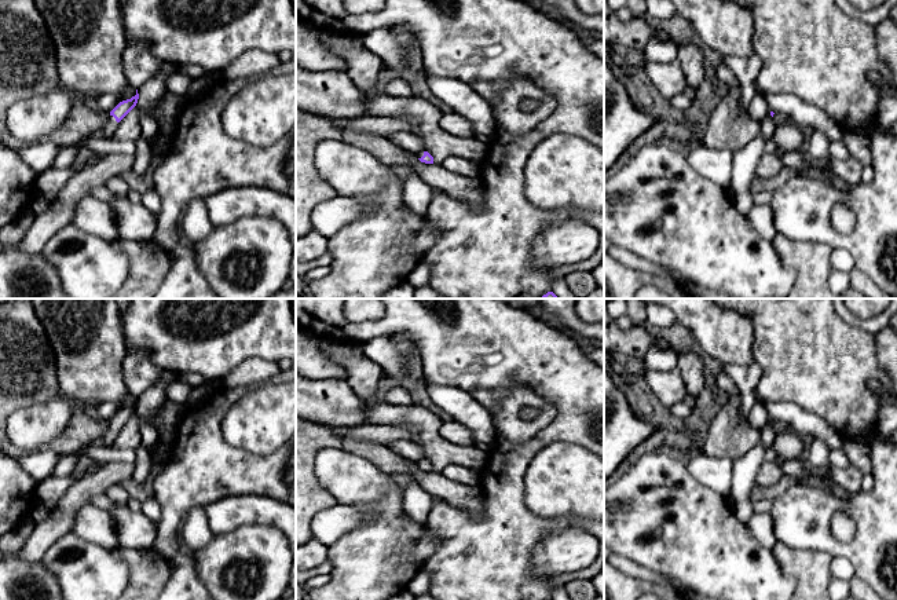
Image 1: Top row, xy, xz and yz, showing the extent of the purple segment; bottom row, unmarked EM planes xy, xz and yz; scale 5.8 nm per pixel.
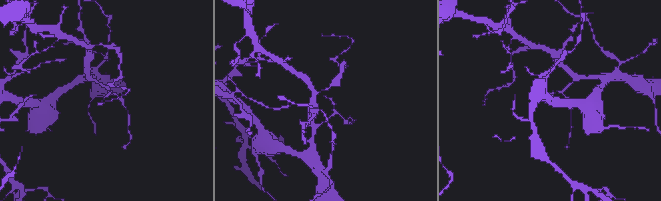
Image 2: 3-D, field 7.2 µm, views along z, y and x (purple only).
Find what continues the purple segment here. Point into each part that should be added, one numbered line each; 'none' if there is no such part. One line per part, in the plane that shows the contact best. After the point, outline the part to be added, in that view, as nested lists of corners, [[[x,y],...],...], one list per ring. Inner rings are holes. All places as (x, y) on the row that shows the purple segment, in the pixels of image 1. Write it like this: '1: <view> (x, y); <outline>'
1: xy (107, 130); [[[110,116],[109,120],[107,120],[107,122],[106,122],[106,125],[102,128],[103,136],[106,139],[110,139],[111,138],[114,129],[117,127],[117,124],[118,122],[116,121],[116,118],[113,116]]]

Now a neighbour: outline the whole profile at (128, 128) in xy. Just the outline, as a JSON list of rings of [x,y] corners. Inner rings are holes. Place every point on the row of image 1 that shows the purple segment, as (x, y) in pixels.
[[[135,106],[116,127],[113,140],[136,140],[140,136],[139,109]]]

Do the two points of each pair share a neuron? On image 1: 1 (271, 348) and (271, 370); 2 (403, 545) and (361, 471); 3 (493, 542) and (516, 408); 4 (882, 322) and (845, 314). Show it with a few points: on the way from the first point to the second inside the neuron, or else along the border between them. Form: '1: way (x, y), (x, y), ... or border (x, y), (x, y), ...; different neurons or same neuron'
1: border (277, 361), (248, 358), (240, 363); different neurons
2: way (390, 527), (388, 502), (374, 489); same neuron
3: border (494, 430), (516, 443), (527, 442), (541, 431); different neurons
4: way (872, 324), (855, 321); same neuron

